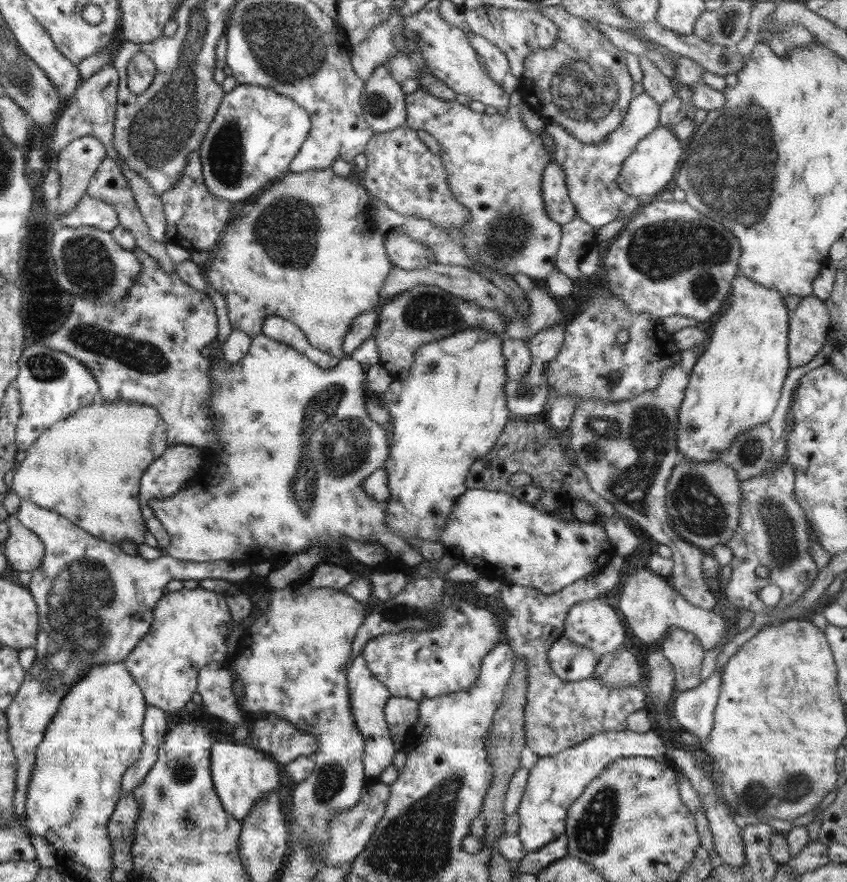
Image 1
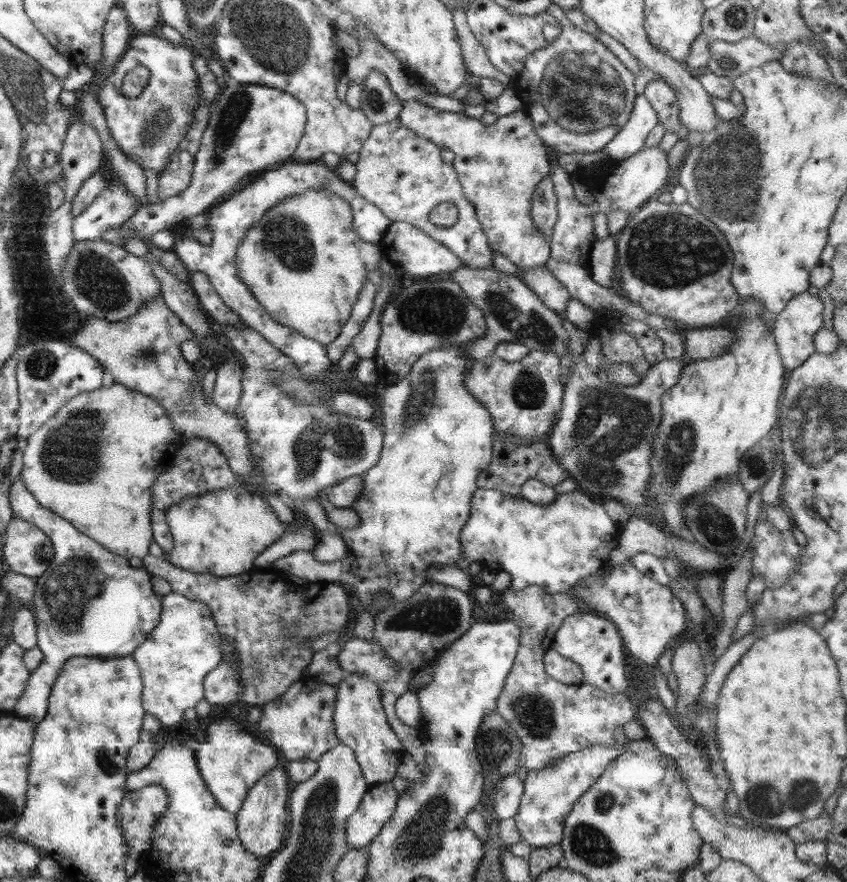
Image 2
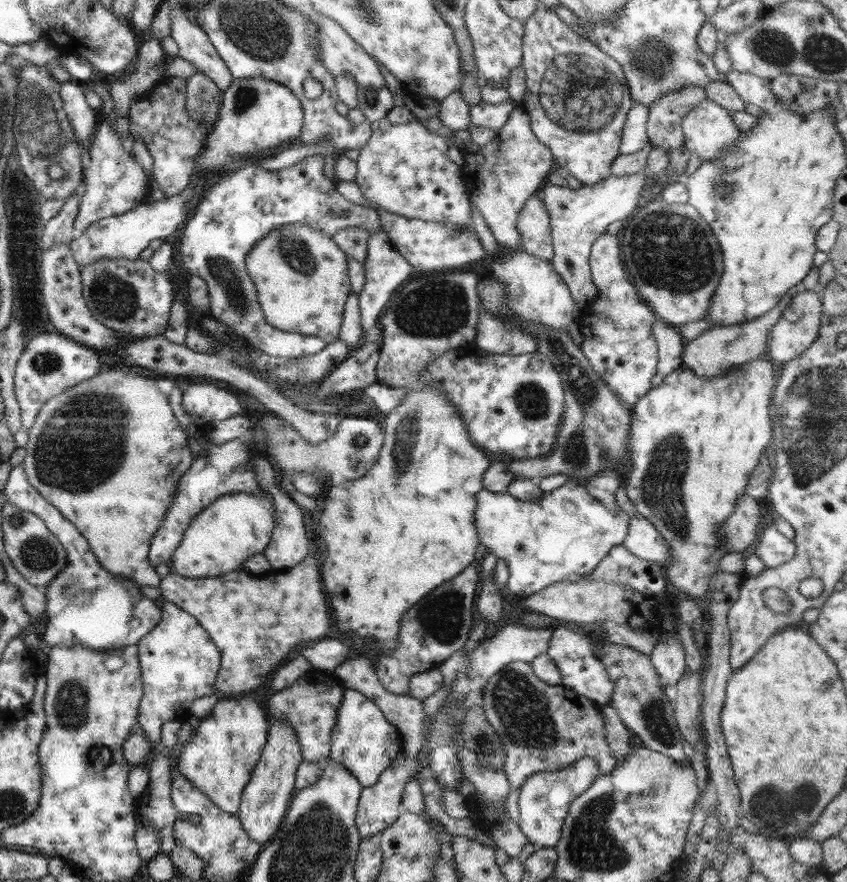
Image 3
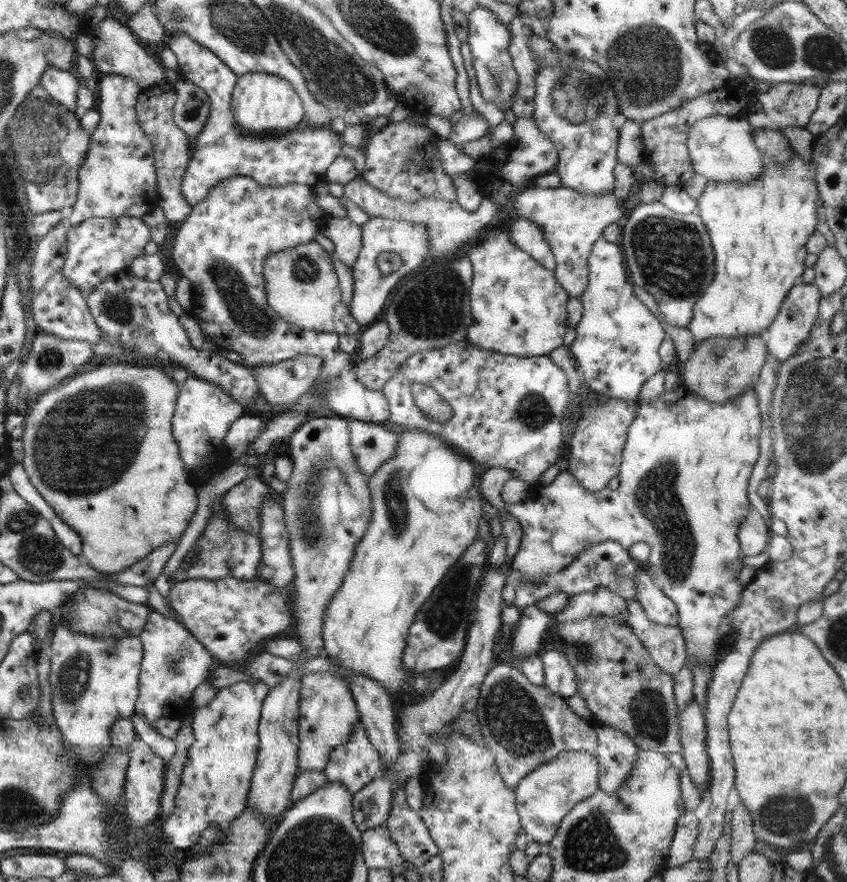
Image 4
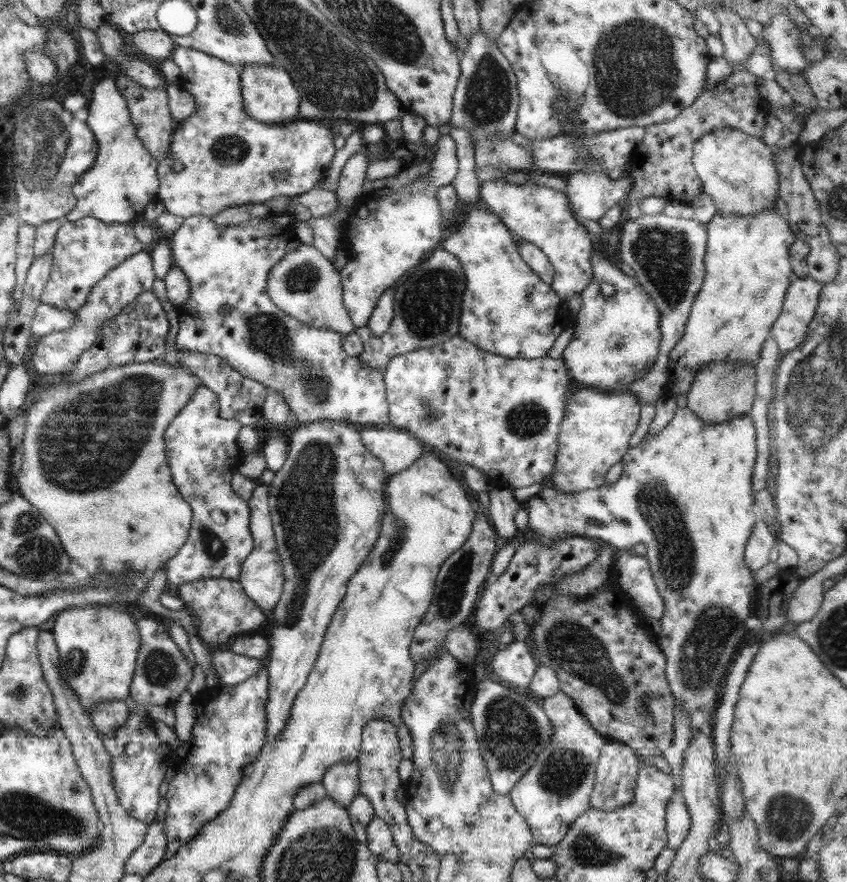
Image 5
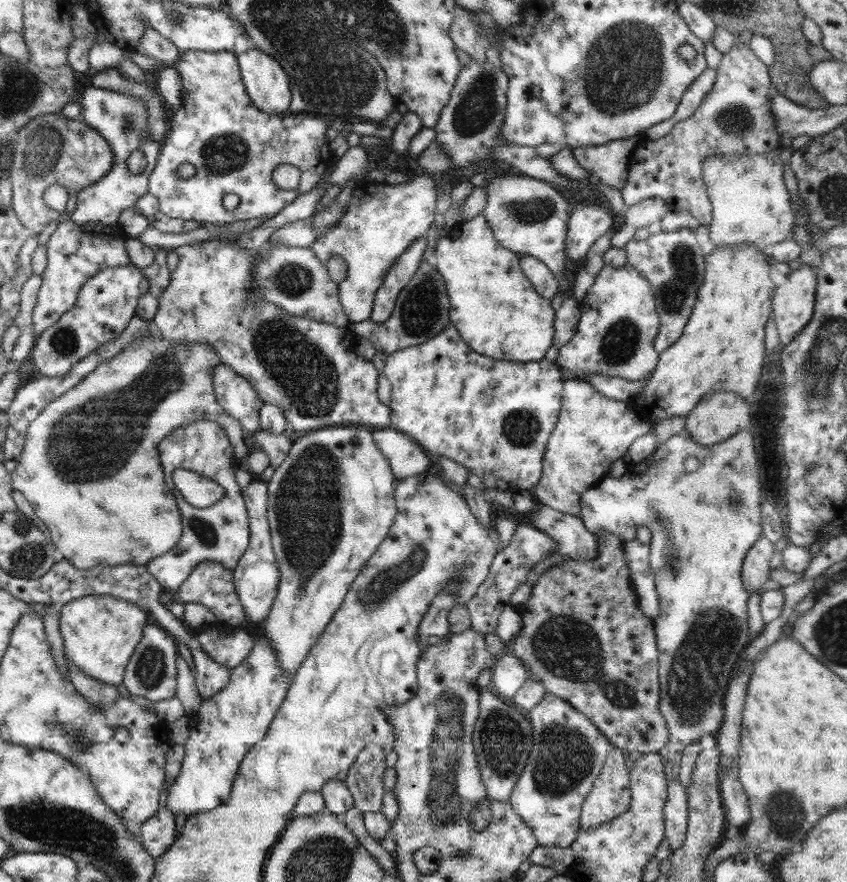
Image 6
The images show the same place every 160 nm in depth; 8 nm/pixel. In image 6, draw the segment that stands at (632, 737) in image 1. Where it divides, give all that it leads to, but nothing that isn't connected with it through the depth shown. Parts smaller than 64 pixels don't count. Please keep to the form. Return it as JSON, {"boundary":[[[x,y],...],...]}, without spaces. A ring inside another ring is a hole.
{"boundary":[[[546,693],[528,712],[528,718],[532,723],[533,750],[508,804],[531,827],[540,846],[566,848],[577,840],[583,802],[614,746],[584,714],[554,694]]]}

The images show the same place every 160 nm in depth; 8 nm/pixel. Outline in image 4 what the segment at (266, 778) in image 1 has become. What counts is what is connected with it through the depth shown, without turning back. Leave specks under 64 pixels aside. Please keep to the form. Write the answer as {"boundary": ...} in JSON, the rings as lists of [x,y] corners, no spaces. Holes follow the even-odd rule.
{"boundary":[[[240,681],[217,689],[216,696],[206,706],[192,708],[192,730],[194,744],[188,749],[183,765],[181,783],[174,800],[174,808],[168,819],[161,819],[162,832],[176,847],[185,851],[195,849],[201,832],[211,824],[228,826],[229,822],[247,807],[247,796],[251,787],[252,773],[256,766],[259,749],[258,727],[261,710],[269,686],[262,681]]]}

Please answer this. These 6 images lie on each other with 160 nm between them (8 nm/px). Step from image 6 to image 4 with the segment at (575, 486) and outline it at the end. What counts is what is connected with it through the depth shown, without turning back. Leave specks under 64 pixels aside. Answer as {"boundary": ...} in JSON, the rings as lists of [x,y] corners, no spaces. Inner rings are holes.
{"boundary":[[[614,397],[609,398],[607,402],[588,407],[577,420],[572,436],[568,438],[570,456],[566,471],[569,471],[584,489],[592,492],[608,490],[608,482],[614,476],[619,476],[627,432],[636,415],[636,402]]]}

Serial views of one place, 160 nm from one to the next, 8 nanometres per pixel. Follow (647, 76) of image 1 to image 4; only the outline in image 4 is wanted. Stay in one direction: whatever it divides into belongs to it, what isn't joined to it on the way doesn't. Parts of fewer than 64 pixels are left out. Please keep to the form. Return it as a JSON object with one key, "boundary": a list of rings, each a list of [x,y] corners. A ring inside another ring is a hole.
{"boundary":[[[738,78],[730,80],[722,89],[711,90],[710,93],[684,102],[683,106],[668,110],[650,121],[643,122],[642,141],[644,141],[643,160],[654,165],[654,176],[652,180],[661,182],[664,186],[686,187],[686,183],[694,178],[694,171],[690,162],[689,151],[687,150],[688,133],[696,121],[716,115],[724,115],[736,118],[745,118],[748,111],[749,100],[754,93],[745,92],[740,86]]]}

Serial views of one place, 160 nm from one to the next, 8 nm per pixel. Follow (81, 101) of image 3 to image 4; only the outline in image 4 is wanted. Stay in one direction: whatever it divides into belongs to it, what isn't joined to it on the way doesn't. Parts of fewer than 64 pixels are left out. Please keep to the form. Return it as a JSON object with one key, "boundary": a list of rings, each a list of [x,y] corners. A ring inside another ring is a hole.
{"boundary":[[[50,67],[42,73],[39,84],[43,85],[47,93],[52,96],[52,99],[80,118],[85,114],[85,110],[81,110],[78,103],[76,103],[77,90],[80,88],[78,79],[78,75],[74,75],[69,71]]]}

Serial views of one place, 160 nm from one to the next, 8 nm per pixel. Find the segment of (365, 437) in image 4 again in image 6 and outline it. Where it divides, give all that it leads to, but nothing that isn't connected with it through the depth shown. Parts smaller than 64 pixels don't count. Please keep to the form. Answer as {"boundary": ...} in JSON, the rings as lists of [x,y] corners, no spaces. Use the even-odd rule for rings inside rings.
{"boundary":[[[395,428],[372,430],[380,452],[388,459],[396,482],[422,474],[428,470],[430,460],[418,443]]]}

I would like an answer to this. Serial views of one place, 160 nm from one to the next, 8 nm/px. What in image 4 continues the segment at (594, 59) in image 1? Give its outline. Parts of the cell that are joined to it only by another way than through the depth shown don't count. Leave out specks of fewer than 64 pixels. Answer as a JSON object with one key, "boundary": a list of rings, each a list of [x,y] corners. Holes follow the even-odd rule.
{"boundary":[[[535,34],[529,38],[529,47],[539,64],[532,118],[558,152],[554,173],[561,177],[561,187],[592,196],[613,192],[620,136],[614,120],[622,113],[608,73],[591,60],[559,52],[553,42]]]}

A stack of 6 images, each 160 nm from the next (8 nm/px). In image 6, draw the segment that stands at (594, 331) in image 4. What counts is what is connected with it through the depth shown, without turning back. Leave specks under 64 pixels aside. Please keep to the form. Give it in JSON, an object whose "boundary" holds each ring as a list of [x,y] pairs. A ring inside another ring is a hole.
{"boundary":[[[628,263],[620,268],[604,265],[580,305],[581,317],[577,331],[569,343],[559,348],[556,363],[561,368],[572,370],[581,379],[590,376],[589,374],[597,374],[596,376],[619,377],[631,383],[650,376],[659,359],[654,343],[660,323],[655,309],[655,294],[644,275]]]}

